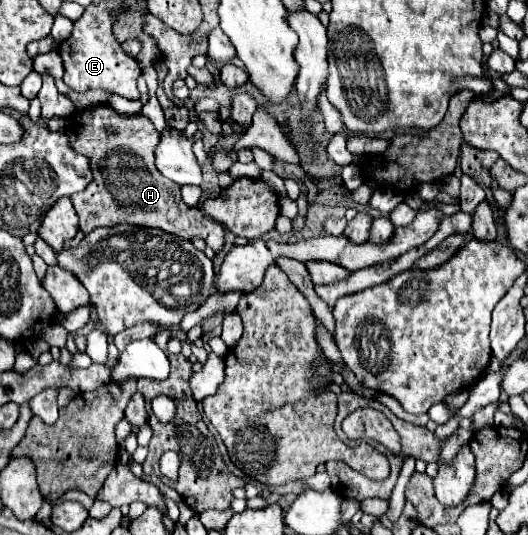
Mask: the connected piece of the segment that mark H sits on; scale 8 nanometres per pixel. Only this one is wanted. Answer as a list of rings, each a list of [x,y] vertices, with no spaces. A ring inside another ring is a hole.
[[[102,105],[100,109],[104,109],[104,121],[96,121],[94,125],[82,123],[84,113],[76,113],[74,123],[66,131],[70,147],[76,153],[86,155],[92,173],[100,177],[94,179],[82,193],[70,197],[80,217],[80,231],[90,233],[98,227],[114,227],[120,223],[136,227],[156,227],[184,239],[202,237],[214,251],[220,251],[224,245],[224,227],[204,215],[200,209],[188,207],[180,199],[178,185],[170,179],[164,179],[164,175],[156,171],[154,151],[156,143],[160,143],[160,133],[150,123],[150,119],[118,119],[116,113],[108,113],[110,109],[106,105]]]

